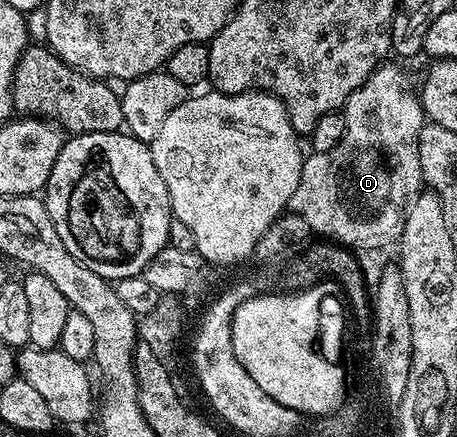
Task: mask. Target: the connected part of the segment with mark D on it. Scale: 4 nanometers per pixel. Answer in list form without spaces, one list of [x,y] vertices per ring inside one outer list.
[[[385,63],[380,65],[366,79],[366,83],[362,83],[362,87],[358,87],[348,96],[348,102],[345,103],[342,110],[346,119],[346,135],[342,135],[342,143],[338,143],[338,147],[334,147],[334,151],[326,151],[325,153],[309,152],[303,158],[304,166],[302,167],[302,175],[298,179],[298,191],[294,191],[291,212],[297,213],[302,219],[306,219],[306,223],[310,223],[313,234],[322,236],[332,243],[339,243],[345,247],[351,247],[353,250],[360,249],[380,249],[383,245],[399,242],[404,224],[408,218],[408,208],[411,207],[413,201],[420,196],[422,192],[422,178],[420,175],[420,156],[418,155],[418,139],[420,138],[420,128],[426,124],[424,116],[424,108],[420,106],[420,98],[408,90],[408,85],[404,82],[404,73],[396,65]]]

